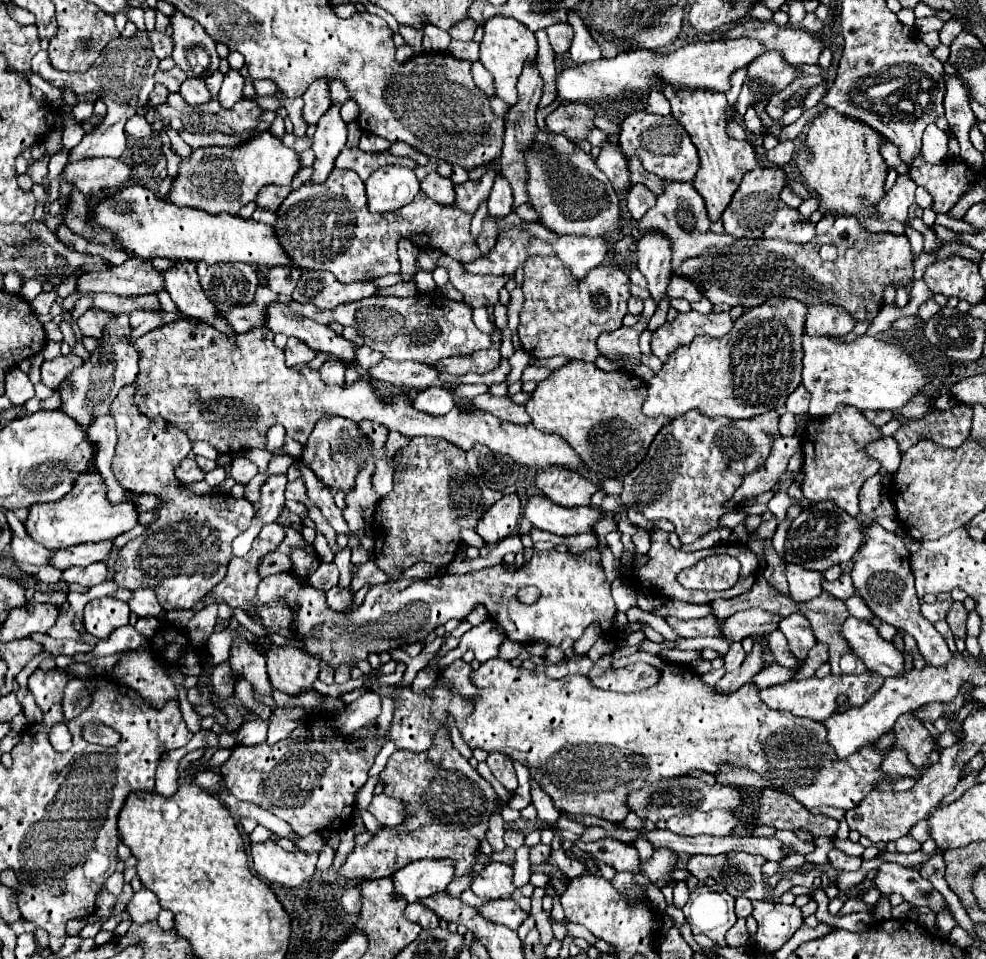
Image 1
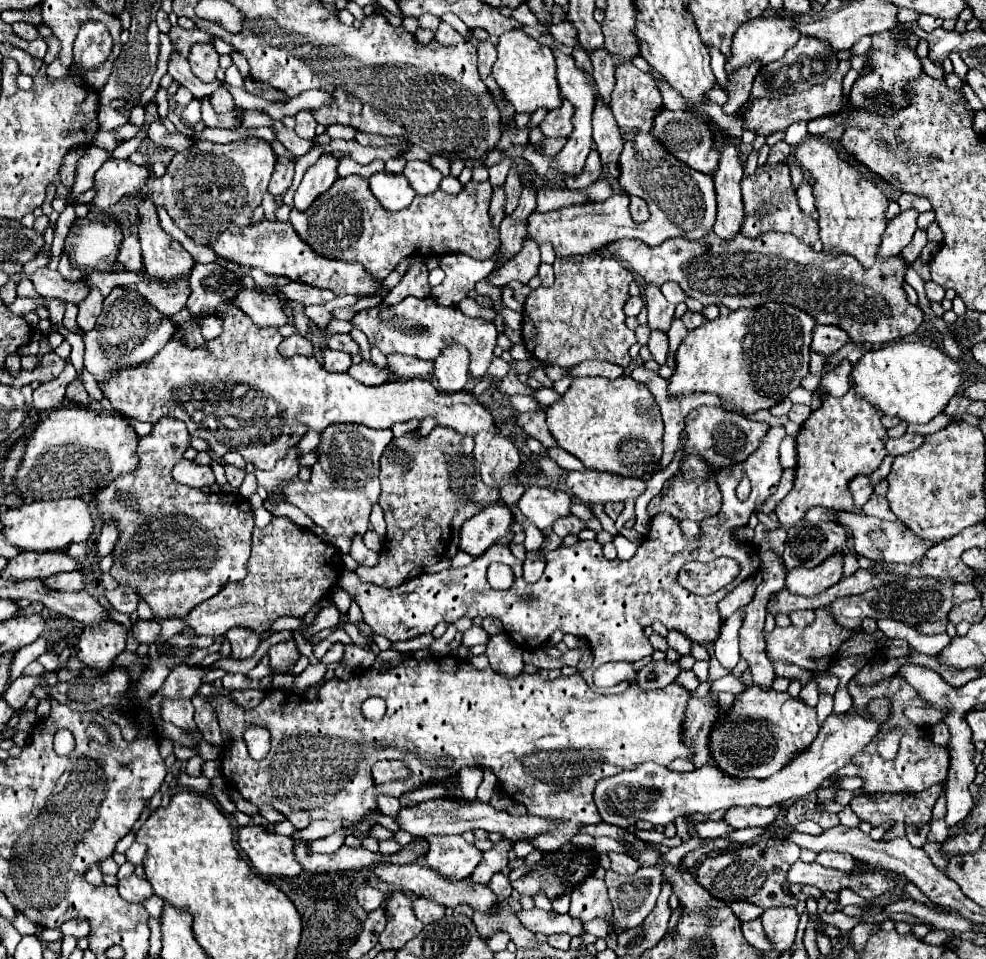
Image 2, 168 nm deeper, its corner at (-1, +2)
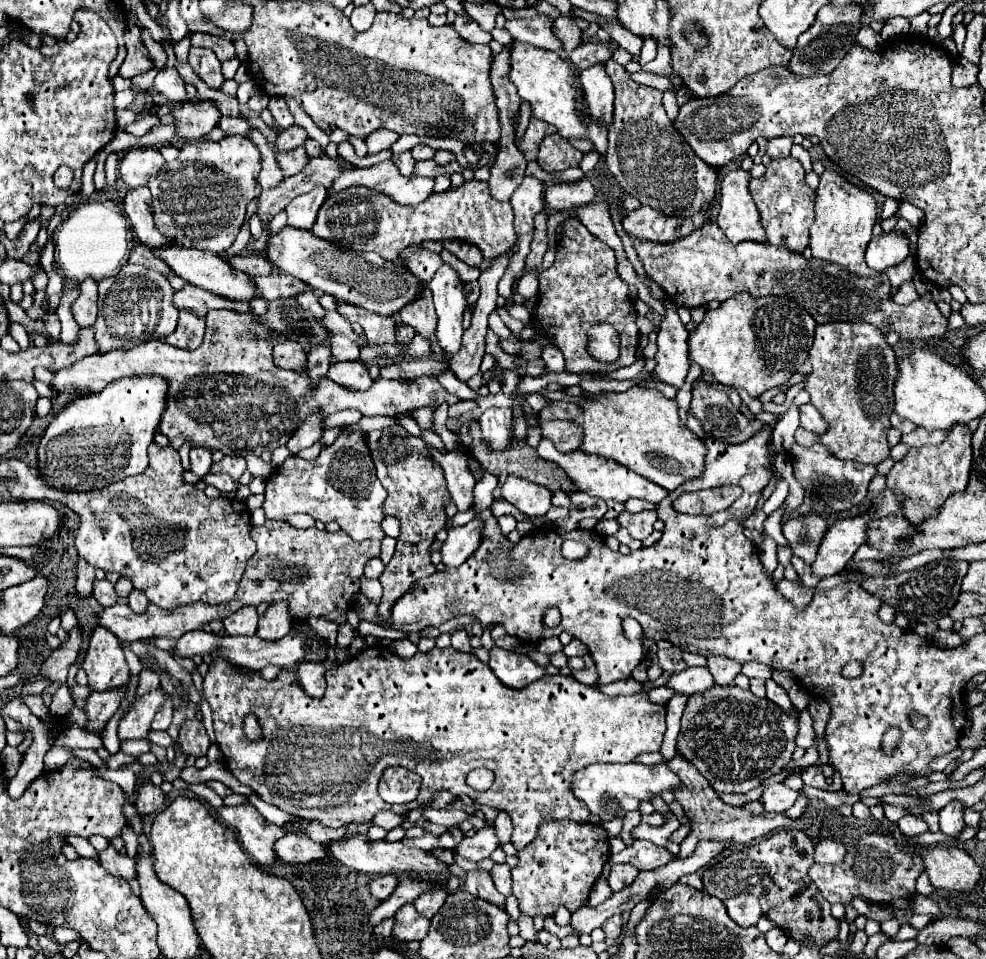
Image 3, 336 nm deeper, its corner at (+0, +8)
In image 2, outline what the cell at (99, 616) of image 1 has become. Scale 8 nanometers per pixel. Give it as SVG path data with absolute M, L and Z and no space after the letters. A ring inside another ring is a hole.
M106 617L100 625L86 625L80 641L76 657L92 669L100 669L102 673L112 667L112 659L124 651L128 639L128 629Z

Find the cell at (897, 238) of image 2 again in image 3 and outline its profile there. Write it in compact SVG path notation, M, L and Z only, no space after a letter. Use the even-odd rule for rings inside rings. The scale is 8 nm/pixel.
M899 231L883 233L881 237L873 237L867 245L865 261L873 271L883 271L887 267L895 267L903 263L909 255L909 241Z

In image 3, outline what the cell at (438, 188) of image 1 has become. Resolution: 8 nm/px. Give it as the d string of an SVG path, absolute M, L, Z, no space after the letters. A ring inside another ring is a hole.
M407 151L407 153L399 153L399 155L393 155L393 157L391 157L391 161L399 167L399 173L401 173L401 175L405 175L405 177L413 175L415 159L411 157L411 153L409 153L409 151Z

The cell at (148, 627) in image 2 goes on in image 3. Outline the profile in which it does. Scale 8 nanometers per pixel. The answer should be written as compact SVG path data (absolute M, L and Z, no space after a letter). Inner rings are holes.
M131 591L131 595L127 597L127 605L129 605L129 609L131 611L135 611L135 613L143 613L145 609L147 609L147 605L149 605L149 601L147 601L147 597L141 593L141 591Z

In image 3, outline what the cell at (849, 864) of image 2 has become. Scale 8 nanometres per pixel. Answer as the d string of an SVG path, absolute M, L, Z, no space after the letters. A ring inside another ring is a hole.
M823 839L815 845L815 863L839 863L845 857L845 845L839 841Z

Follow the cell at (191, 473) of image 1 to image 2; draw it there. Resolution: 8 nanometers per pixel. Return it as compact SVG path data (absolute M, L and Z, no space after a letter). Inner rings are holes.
M182 459L172 469L172 477L178 483L190 485L190 487L208 487L208 485L212 485L216 481L210 467L200 467L194 461L190 461L190 459Z

